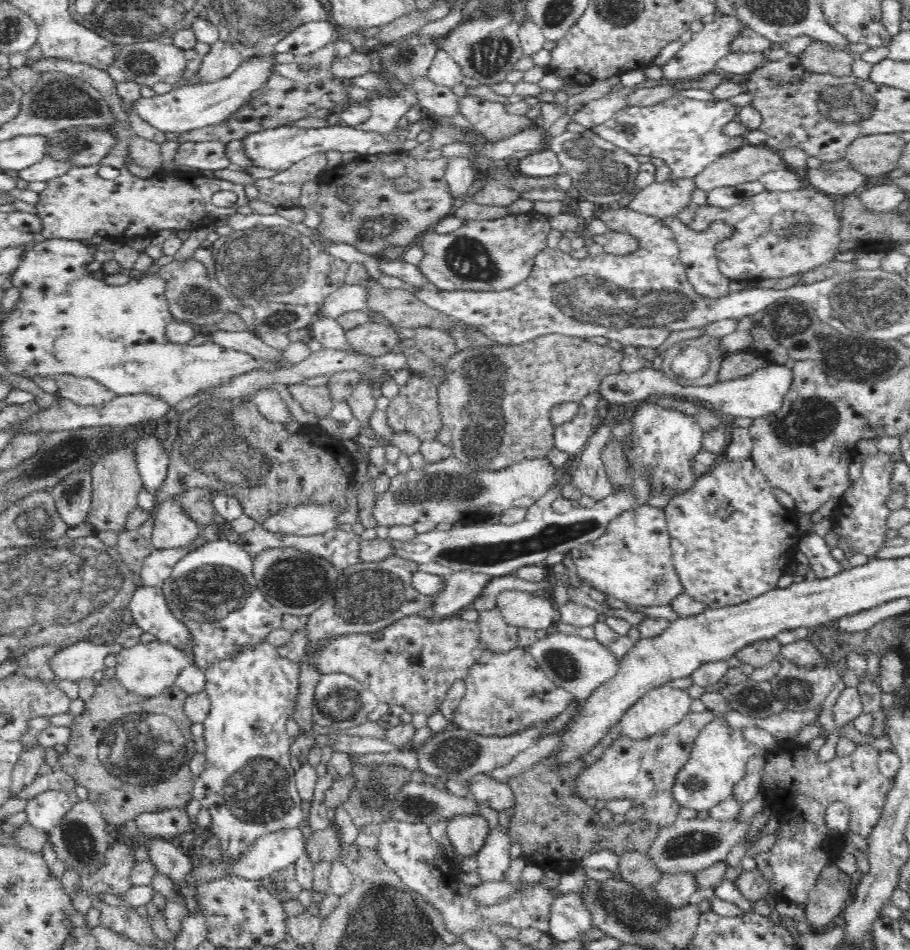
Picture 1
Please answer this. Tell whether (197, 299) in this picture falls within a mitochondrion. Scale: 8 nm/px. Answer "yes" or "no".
yes

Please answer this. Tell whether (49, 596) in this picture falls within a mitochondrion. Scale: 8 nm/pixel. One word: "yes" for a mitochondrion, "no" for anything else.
yes

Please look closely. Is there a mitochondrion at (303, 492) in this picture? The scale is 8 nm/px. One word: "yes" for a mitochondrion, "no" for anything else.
no

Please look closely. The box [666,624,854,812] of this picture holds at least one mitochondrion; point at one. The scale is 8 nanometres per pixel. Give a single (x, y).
(695, 785)

